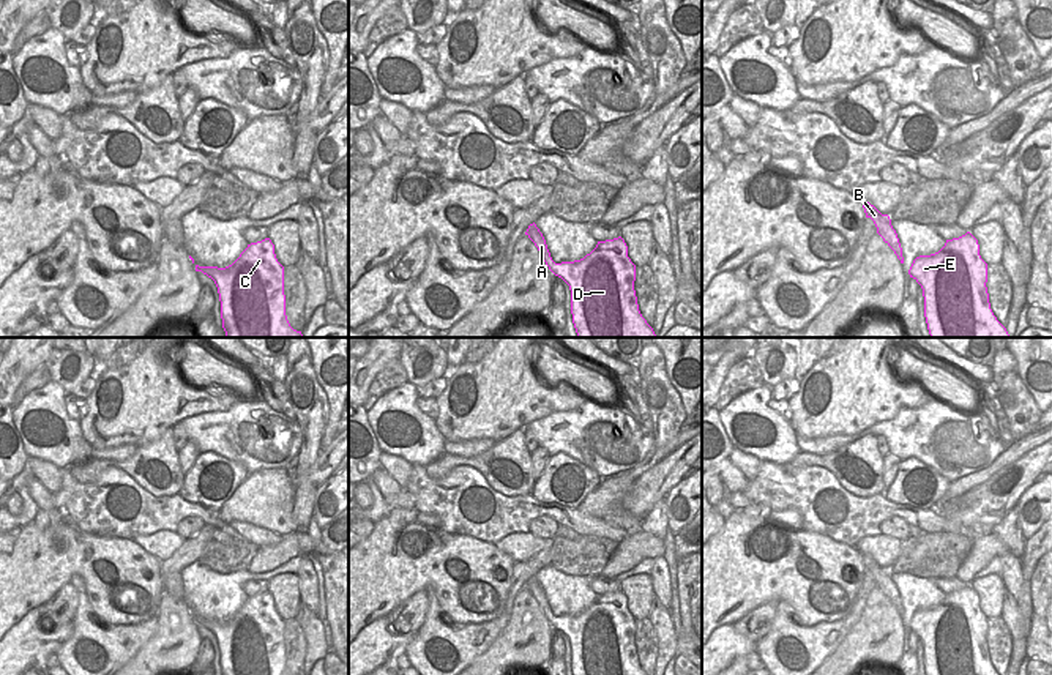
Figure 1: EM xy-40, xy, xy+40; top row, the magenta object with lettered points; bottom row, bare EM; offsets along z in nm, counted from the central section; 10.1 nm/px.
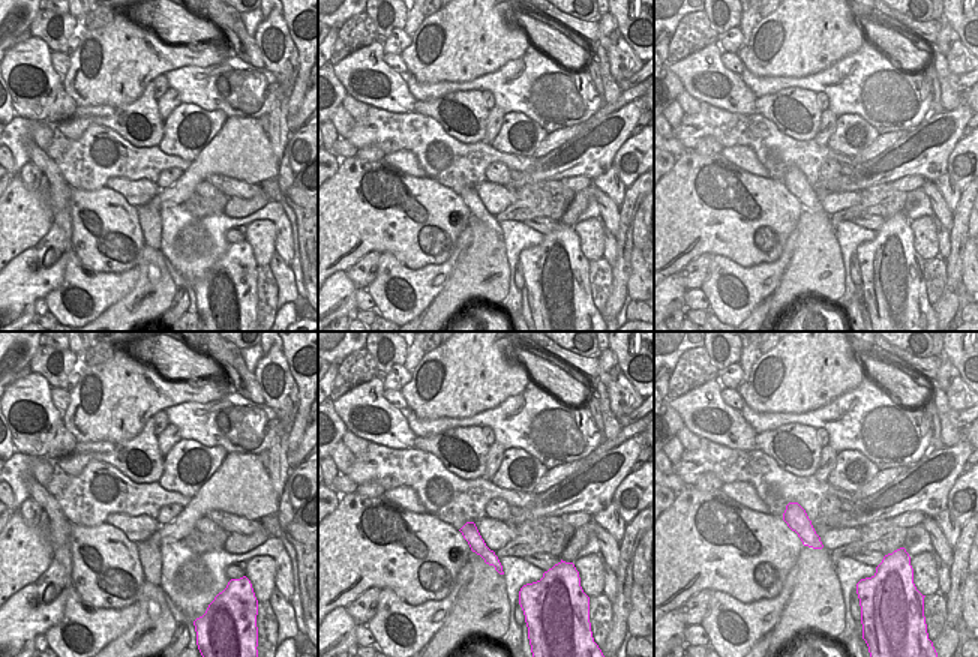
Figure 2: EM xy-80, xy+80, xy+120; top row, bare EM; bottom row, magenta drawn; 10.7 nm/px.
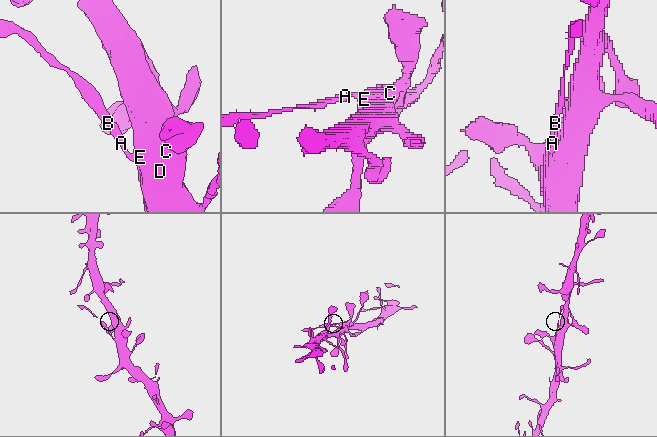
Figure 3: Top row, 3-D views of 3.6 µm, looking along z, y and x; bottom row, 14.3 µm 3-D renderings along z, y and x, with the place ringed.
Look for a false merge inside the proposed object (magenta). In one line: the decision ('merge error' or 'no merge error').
merge error

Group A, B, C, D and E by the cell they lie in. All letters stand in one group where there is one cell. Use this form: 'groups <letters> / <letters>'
groups A B / C D E

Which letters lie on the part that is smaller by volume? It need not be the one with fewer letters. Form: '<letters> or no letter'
A, B.

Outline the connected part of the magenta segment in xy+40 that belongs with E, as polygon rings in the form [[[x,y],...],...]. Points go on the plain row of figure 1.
[[[970,585],[946,593],[935,607],[916,610],[908,628],[923,642],[926,675],[998,675],[986,640],[987,617],[981,612],[978,593]]]

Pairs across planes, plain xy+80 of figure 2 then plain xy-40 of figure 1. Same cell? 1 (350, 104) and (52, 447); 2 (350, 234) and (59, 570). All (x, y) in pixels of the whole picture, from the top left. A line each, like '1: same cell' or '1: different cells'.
1: different cells
2: same cell

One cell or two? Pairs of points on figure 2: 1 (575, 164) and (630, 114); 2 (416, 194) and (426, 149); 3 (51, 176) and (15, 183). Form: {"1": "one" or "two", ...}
{"1": "one", "2": "two", "3": "two"}

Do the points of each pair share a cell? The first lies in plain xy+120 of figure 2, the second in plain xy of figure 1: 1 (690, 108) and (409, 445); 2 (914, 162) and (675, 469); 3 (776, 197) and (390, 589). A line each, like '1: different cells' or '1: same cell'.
1: different cells
2: same cell
3: same cell

